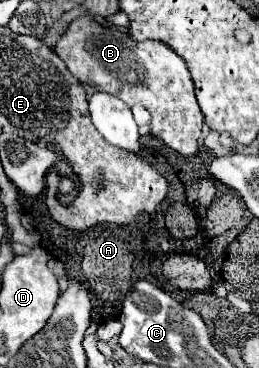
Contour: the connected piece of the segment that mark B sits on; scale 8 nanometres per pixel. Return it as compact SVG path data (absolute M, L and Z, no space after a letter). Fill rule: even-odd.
M91 16L77 18L57 44L57 56L69 72L89 86L121 98L127 106L141 104L151 114L151 134L183 156L197 152L197 138L205 124L195 100L195 88L185 62L159 40L135 42L127 32L101 26Z

